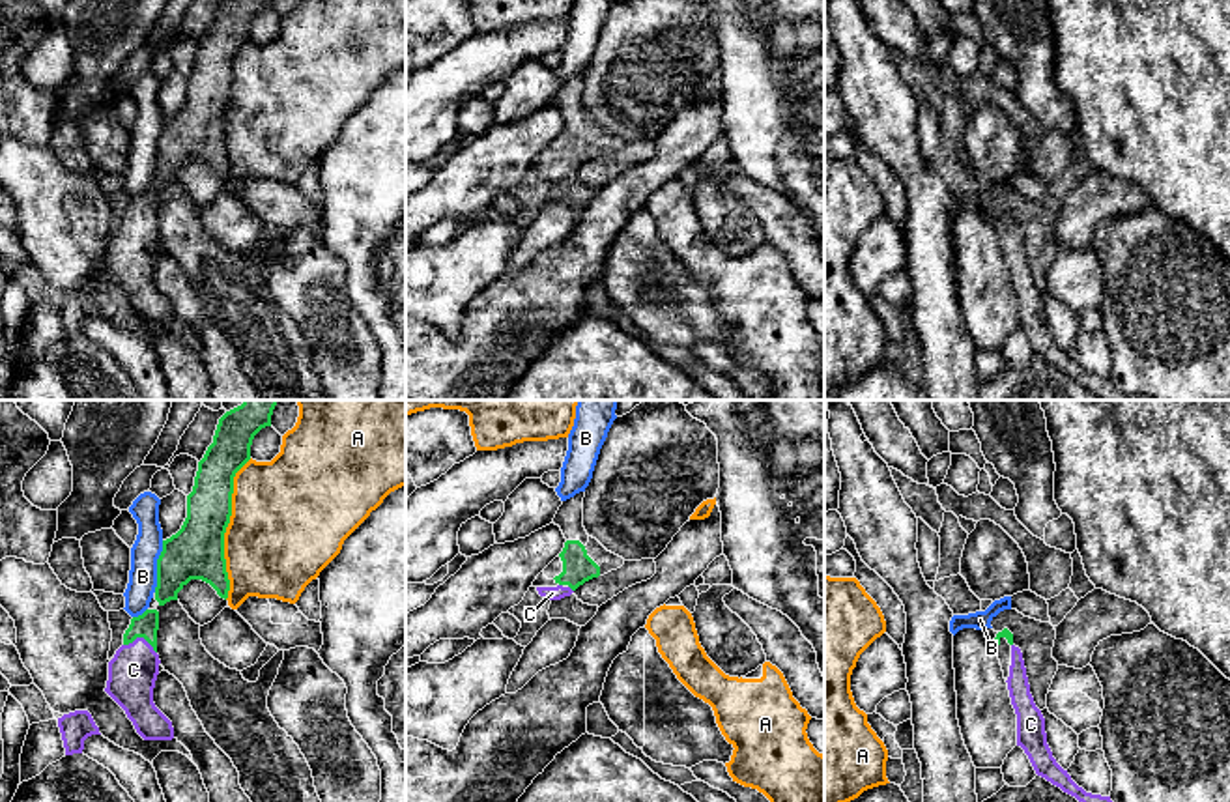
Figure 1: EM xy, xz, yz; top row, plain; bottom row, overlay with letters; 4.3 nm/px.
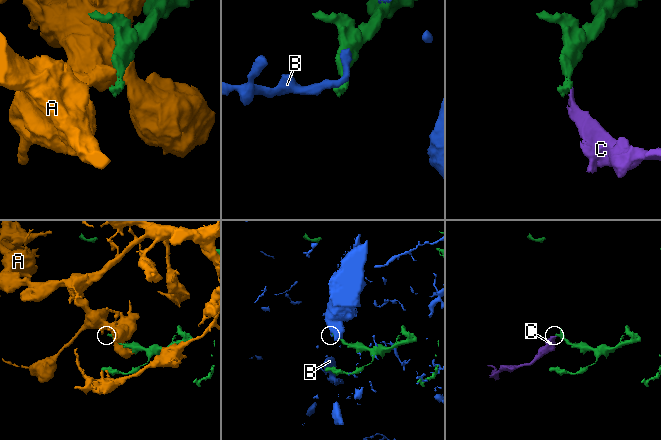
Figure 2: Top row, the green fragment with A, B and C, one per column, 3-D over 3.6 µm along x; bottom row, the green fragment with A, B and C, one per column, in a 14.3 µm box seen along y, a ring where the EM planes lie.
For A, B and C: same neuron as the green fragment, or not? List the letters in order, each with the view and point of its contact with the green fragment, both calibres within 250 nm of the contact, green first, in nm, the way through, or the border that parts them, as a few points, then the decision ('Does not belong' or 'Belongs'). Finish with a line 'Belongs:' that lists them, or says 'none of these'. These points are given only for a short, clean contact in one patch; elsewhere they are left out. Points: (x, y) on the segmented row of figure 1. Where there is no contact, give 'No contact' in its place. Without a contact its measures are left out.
A: Touches green at xy (225, 529). Thickness 240 nm (green) against 480 nm. Does not belong
B: Touches green at xy (157, 567). Thickness 240 nm (green) against 130 nm. Does not belong
C: Touches green at xy (141, 636). Thickness 110 nm (green) against 200 nm. Path across: xy (146, 625), (141, 636), (133, 670). Belongs
Belongs: C

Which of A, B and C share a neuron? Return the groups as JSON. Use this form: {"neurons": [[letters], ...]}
{"neurons": [["A"], ["B"], ["C"]]}

